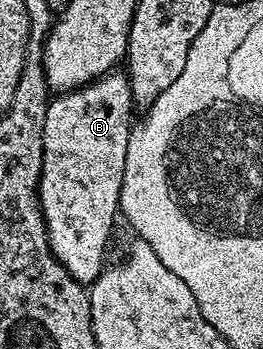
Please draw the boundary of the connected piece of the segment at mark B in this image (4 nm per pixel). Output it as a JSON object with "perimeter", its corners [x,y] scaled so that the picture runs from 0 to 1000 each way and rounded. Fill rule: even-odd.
{"perimeter":[[[468,206],[399,212],[331,246],[198,278],[179,298],[148,593],[202,734],[319,814],[357,808],[411,748],[407,691],[437,613],[445,625],[456,610],[475,447],[506,370],[498,315],[498,246]]]}

